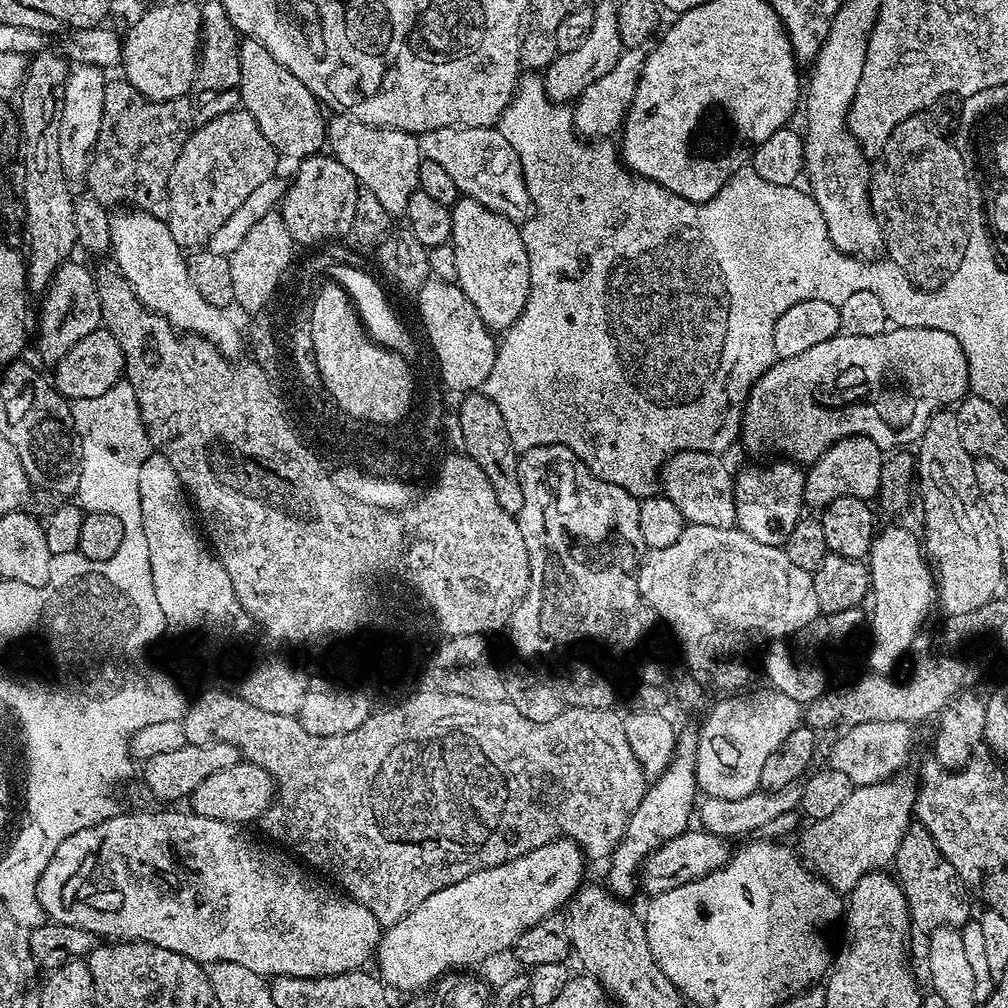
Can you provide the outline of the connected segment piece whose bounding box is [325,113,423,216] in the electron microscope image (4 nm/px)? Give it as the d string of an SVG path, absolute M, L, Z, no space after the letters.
M344 113L329 117L325 137L331 155L354 174L357 183L370 190L390 216L403 215L410 195L419 189L418 170L423 160L419 139L413 133L375 127Z

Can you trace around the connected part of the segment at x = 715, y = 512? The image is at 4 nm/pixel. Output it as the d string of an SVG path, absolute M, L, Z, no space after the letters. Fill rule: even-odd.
M676 452L661 468L658 477L661 491L677 506L688 524L719 529L735 527L735 477L721 460L712 452Z

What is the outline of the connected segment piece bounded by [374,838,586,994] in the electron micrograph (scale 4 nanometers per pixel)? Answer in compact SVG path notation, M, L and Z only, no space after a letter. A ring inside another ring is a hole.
M561 838L552 840L538 850L530 850L505 864L486 870L478 870L464 880L454 882L426 898L408 916L391 925L381 935L380 946L374 960L380 963L378 975L389 989L401 988L404 994L424 990L440 979L449 970L460 970L464 964L476 964L488 960L499 952L507 953L526 929L542 918L559 913L582 886L586 857L574 840Z

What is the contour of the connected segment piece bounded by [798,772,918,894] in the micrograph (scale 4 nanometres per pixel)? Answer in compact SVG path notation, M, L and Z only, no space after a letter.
M899 772L891 780L871 783L870 786L854 786L850 796L834 810L834 814L829 814L821 820L811 821L807 825L809 828L804 833L803 831L799 833L799 836L801 835L800 848L798 847L800 859L838 894L851 893L866 873L887 869L893 863L900 842L912 823L918 791L917 779L906 773Z

